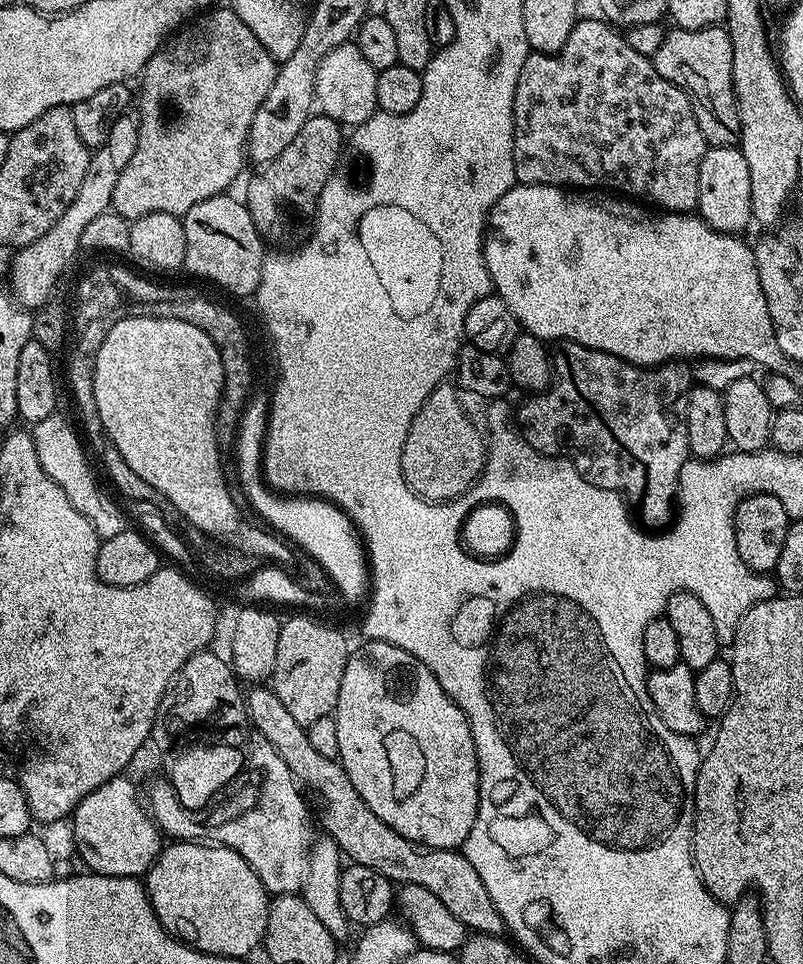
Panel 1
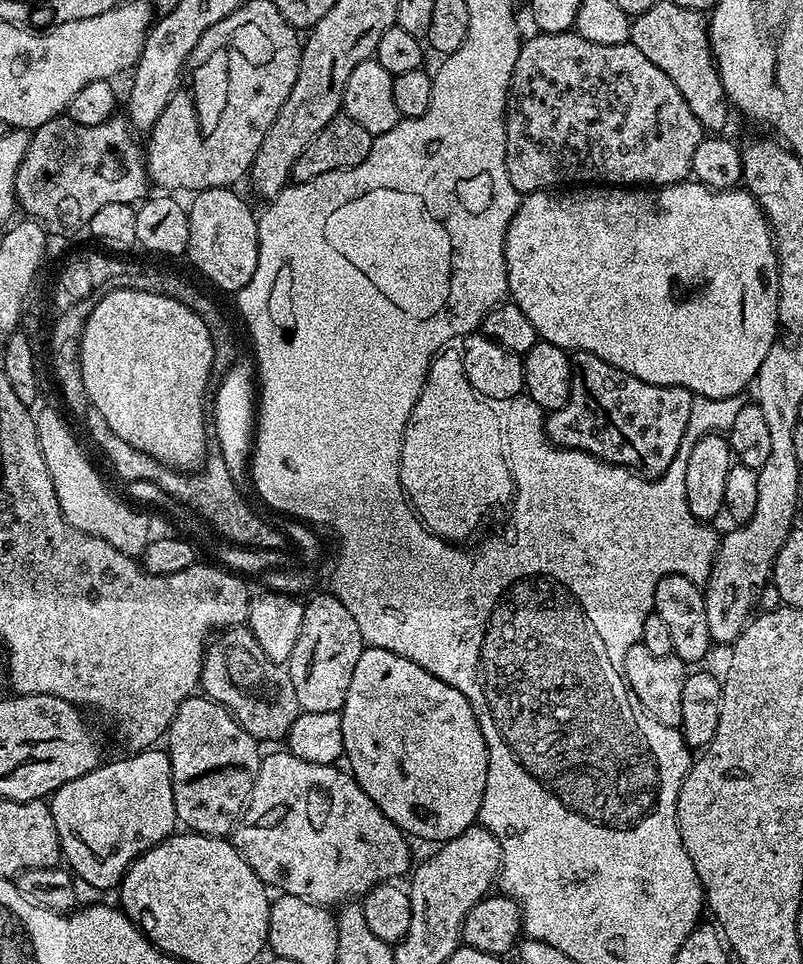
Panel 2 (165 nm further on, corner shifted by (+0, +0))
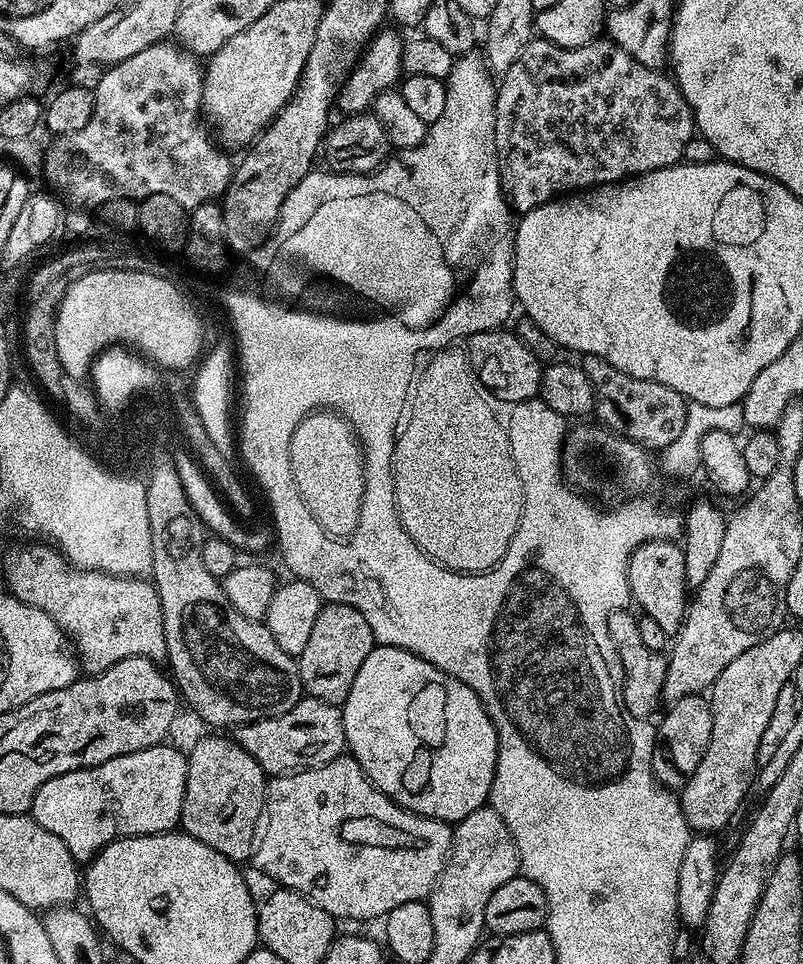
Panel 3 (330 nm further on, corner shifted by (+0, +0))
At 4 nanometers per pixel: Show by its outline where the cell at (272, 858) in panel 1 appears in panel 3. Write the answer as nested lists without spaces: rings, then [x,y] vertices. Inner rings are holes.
[[[351,754],[334,758],[330,762],[320,764],[317,768],[301,768],[298,772],[276,774],[267,781],[264,794],[264,814],[262,817],[262,831],[258,836],[258,843],[254,848],[256,868],[264,876],[269,876],[281,888],[290,888],[294,892],[301,892],[308,899],[314,901],[319,908],[326,910],[333,918],[344,920],[376,920],[387,916],[394,906],[402,906],[402,902],[424,900],[432,893],[432,887],[438,882],[444,865],[448,862],[448,854],[452,851],[453,825],[446,820],[435,820],[419,816],[400,808],[389,796],[382,794],[370,782],[368,775],[358,766],[358,762]]]

